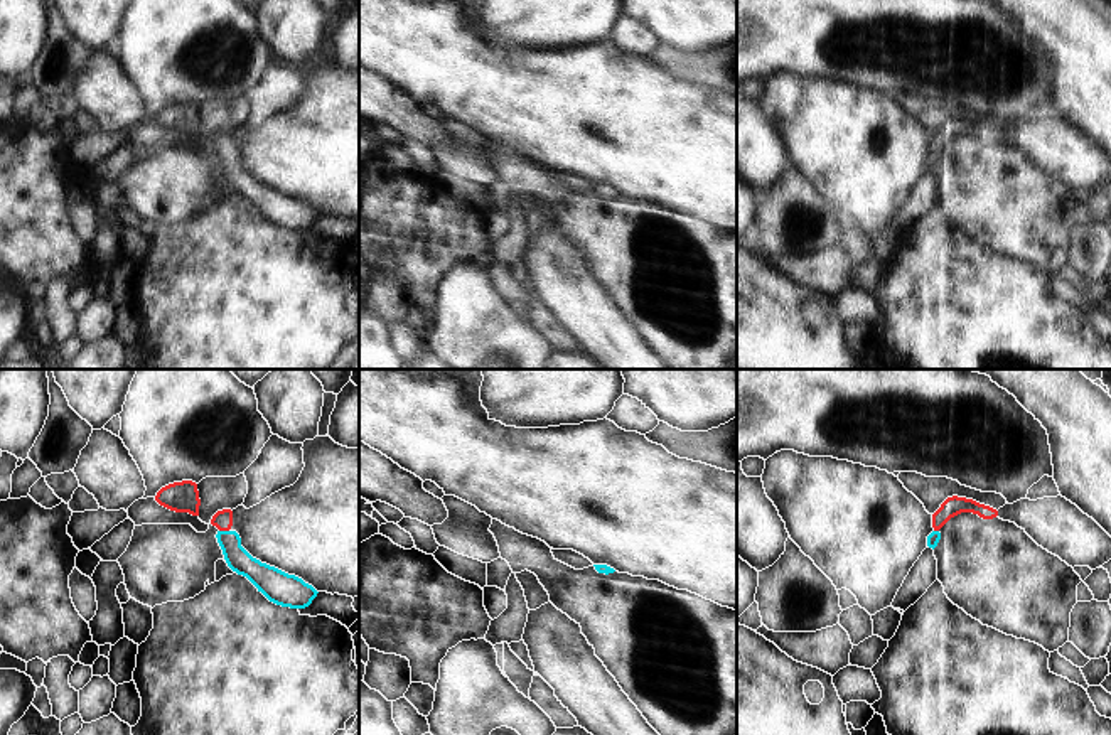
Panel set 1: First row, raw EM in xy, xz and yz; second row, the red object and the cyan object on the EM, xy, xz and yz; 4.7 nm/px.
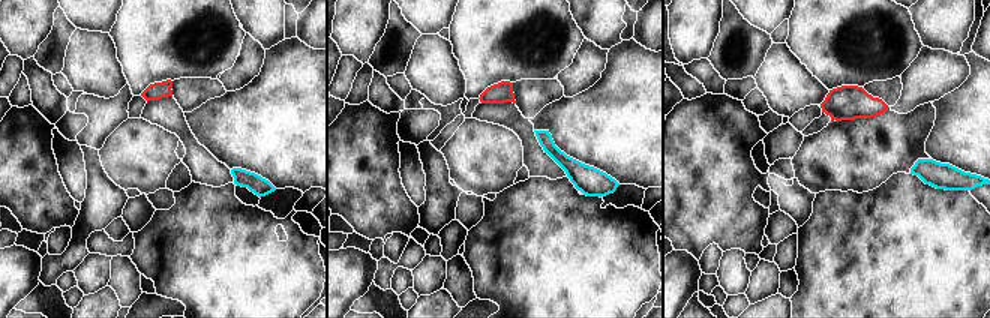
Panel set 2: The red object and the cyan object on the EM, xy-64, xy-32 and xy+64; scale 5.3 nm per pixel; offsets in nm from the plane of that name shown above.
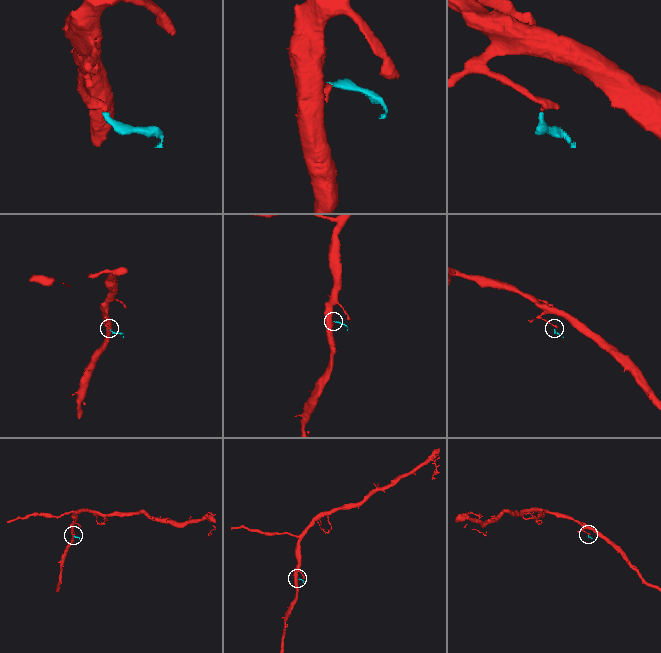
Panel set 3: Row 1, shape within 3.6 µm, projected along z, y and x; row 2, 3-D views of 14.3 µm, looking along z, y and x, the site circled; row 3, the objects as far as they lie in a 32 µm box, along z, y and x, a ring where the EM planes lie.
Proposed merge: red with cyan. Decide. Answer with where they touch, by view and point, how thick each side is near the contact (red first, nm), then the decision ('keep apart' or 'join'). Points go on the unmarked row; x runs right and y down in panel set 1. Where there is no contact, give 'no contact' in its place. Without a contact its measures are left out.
meets red in xy at (225, 152); 100 nm thick on the red side, 110 nm on the other; join

